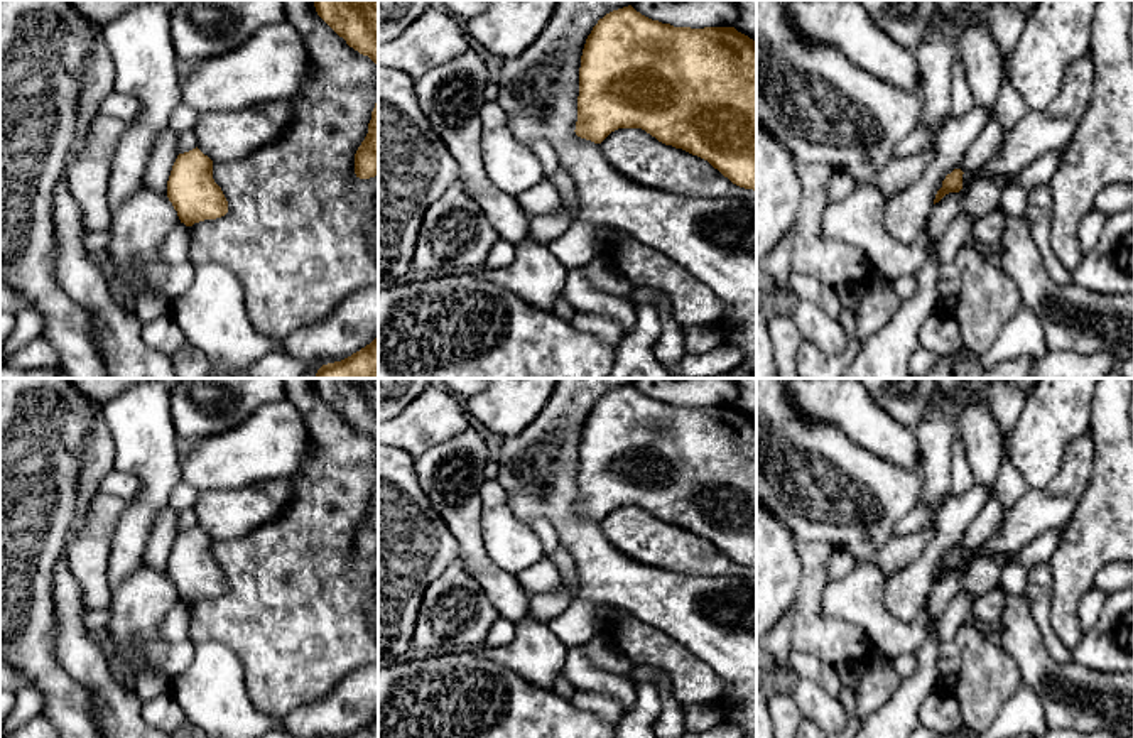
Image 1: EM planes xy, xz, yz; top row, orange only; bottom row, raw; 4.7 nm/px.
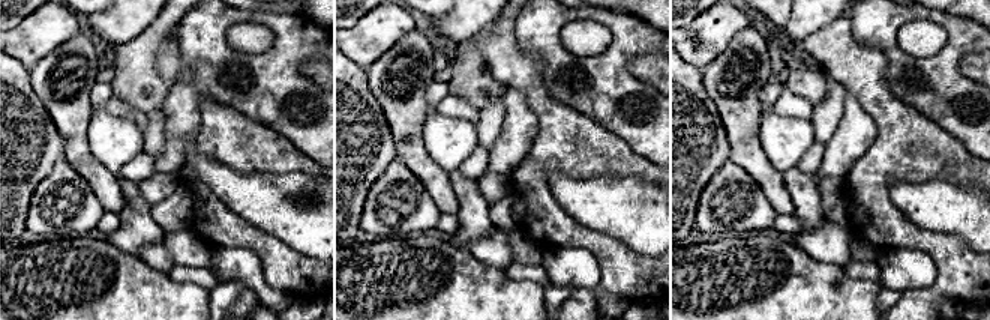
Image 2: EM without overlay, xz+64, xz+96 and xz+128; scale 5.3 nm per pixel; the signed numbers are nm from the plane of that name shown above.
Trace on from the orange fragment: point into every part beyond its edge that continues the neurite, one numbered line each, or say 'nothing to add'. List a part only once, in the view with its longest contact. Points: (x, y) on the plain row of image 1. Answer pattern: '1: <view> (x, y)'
nothing to add

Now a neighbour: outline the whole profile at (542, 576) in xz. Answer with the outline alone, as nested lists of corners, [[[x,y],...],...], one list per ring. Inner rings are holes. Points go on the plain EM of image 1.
[[[547,556],[529,569],[520,571],[517,579],[530,594],[556,593],[562,588],[561,574]]]

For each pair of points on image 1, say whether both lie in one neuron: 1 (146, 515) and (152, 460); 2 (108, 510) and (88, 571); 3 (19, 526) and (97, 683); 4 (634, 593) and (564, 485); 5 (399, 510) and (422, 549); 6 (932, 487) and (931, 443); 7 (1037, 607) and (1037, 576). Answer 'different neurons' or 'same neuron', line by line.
1: same neuron
2: same neuron
3: different neurons
4: same neuron
5: same neuron
6: same neuron
7: same neuron

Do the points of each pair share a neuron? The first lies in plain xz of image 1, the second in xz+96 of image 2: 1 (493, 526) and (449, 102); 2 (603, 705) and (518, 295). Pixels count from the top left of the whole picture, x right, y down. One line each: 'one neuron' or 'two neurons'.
1: two neurons
2: two neurons

